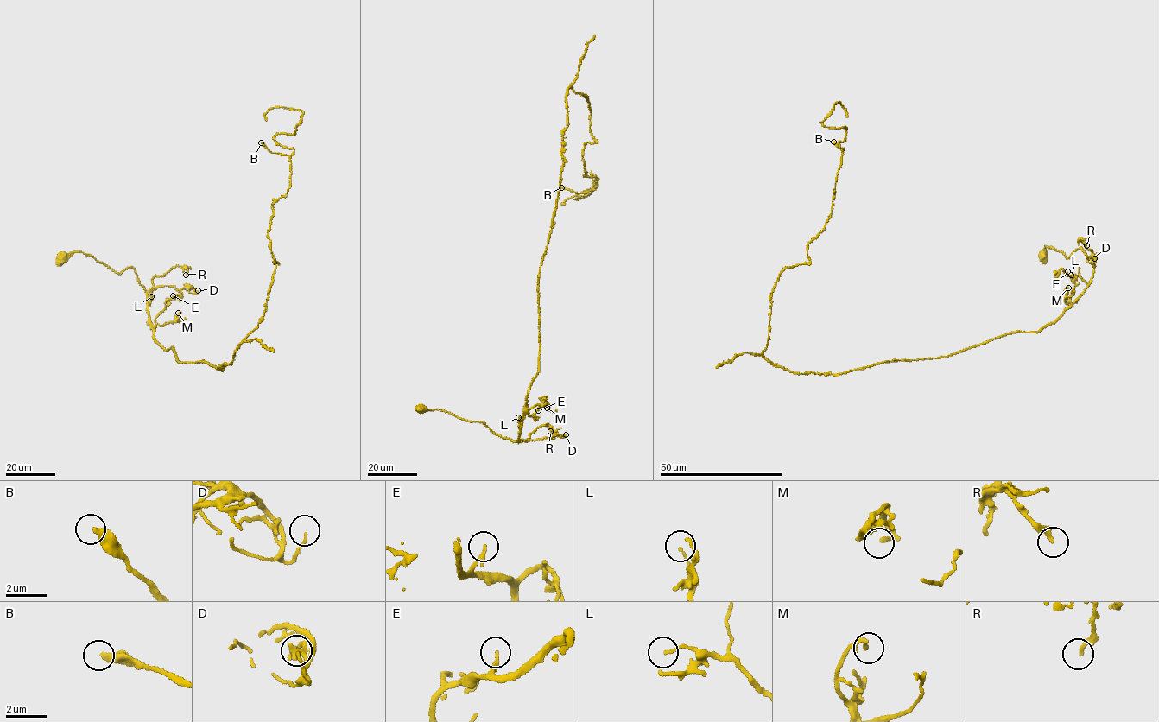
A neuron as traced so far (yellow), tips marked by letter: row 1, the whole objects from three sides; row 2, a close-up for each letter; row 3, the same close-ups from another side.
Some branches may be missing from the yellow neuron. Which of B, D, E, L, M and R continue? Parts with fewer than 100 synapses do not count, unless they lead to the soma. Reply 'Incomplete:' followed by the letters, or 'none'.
Incomplete: none

